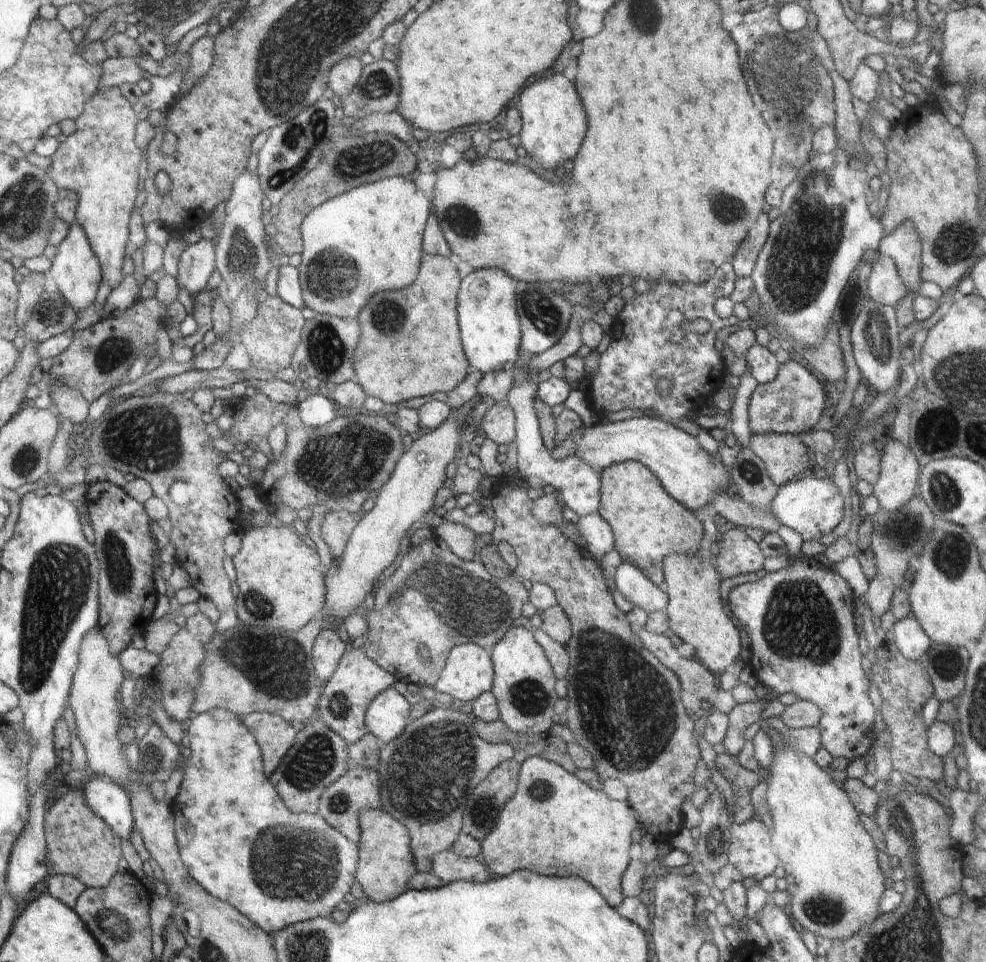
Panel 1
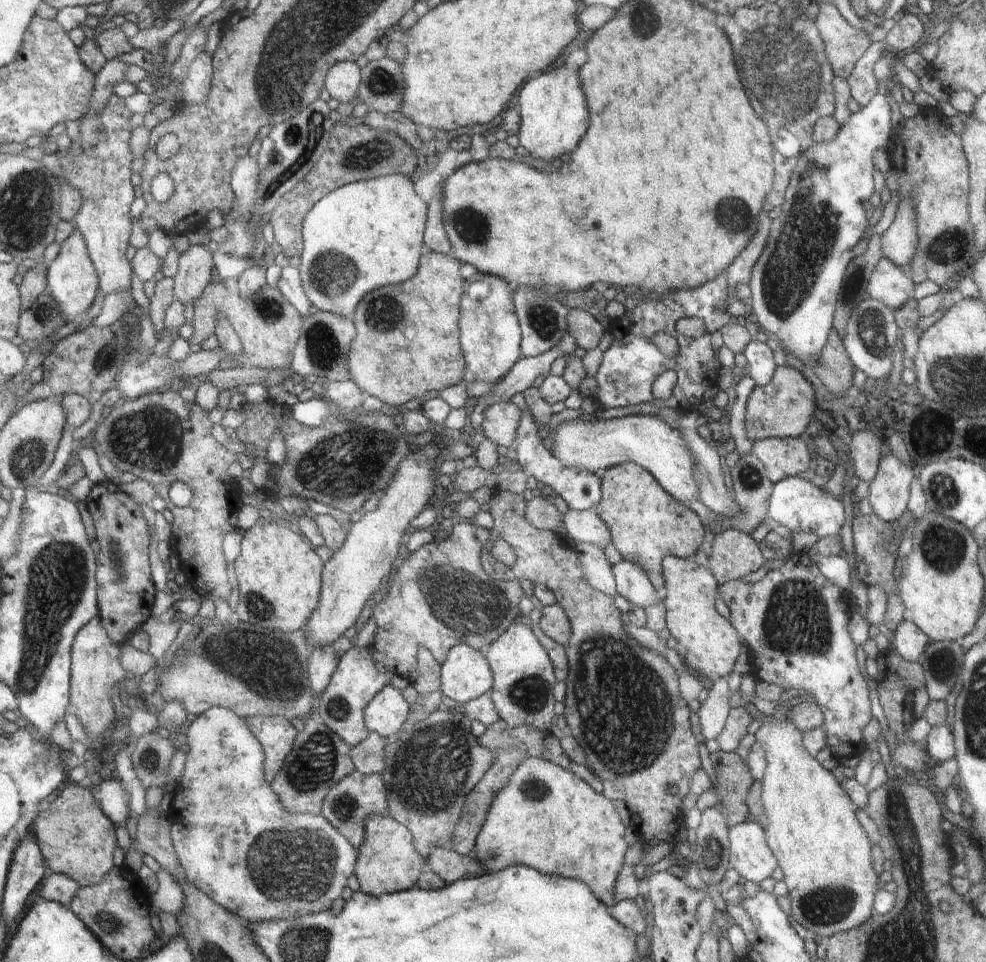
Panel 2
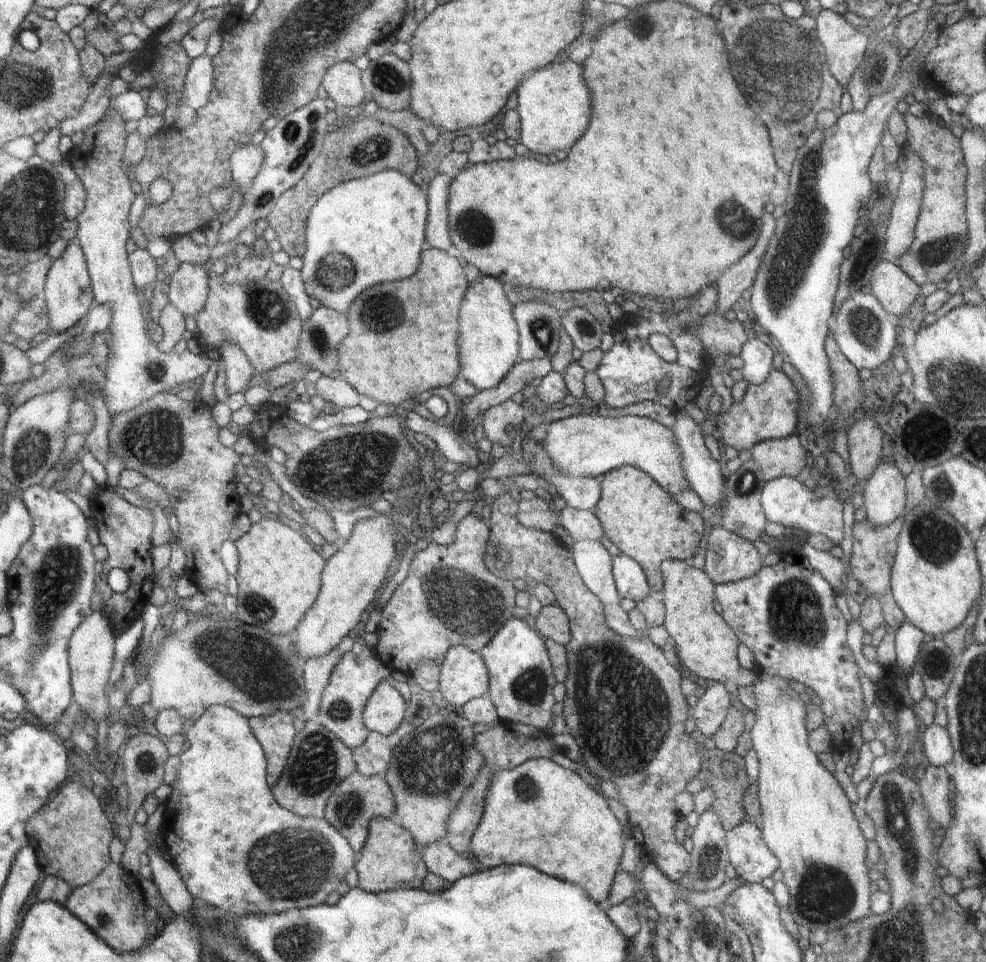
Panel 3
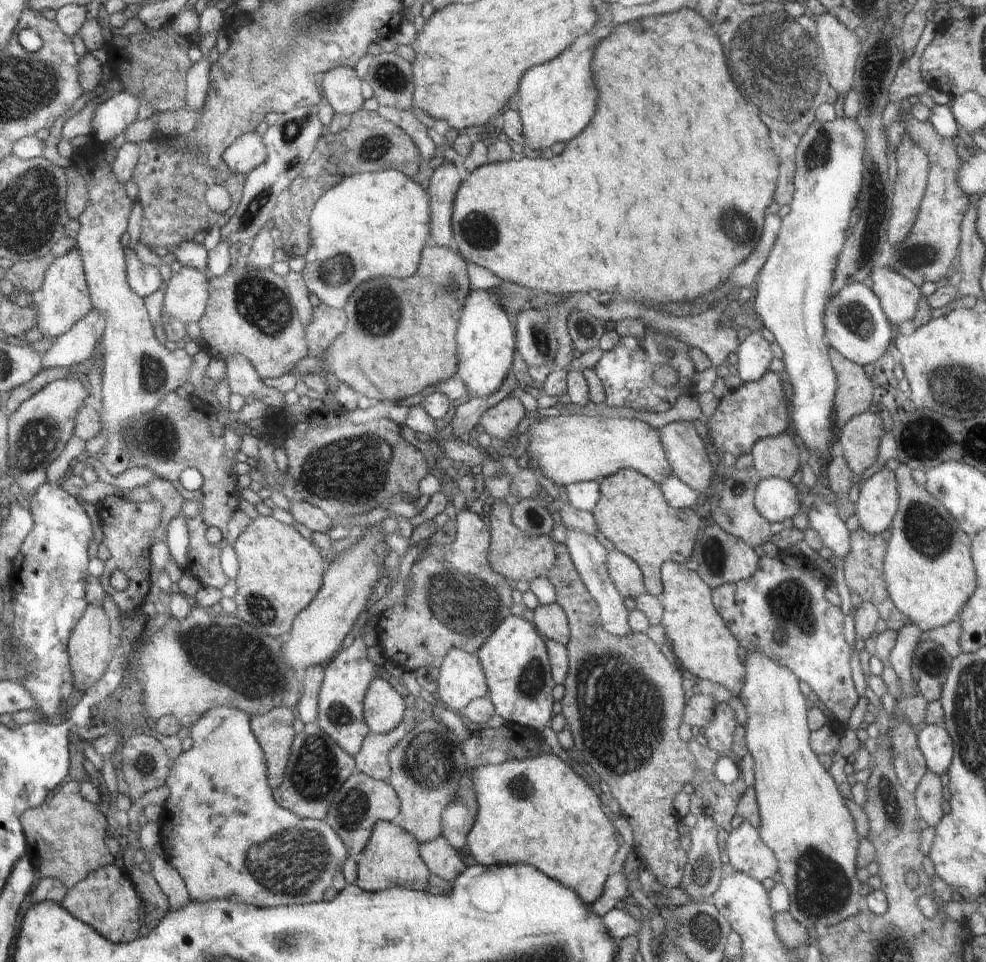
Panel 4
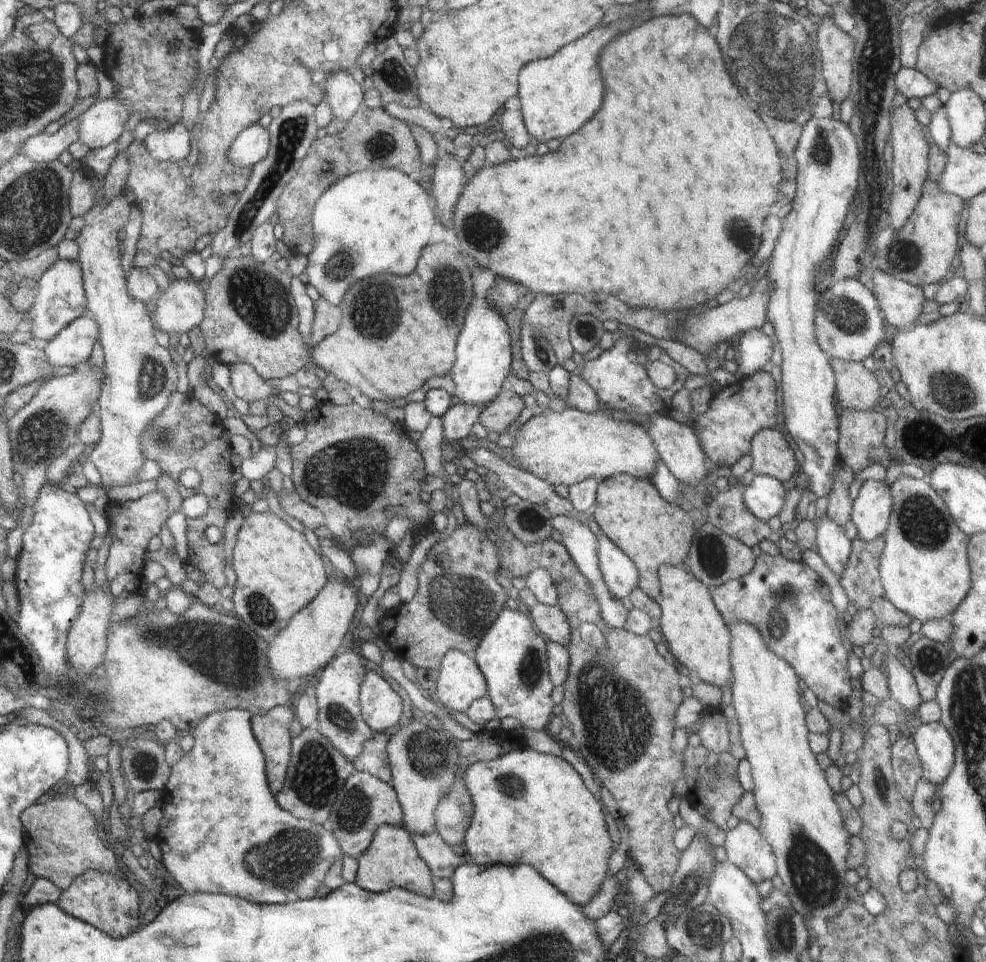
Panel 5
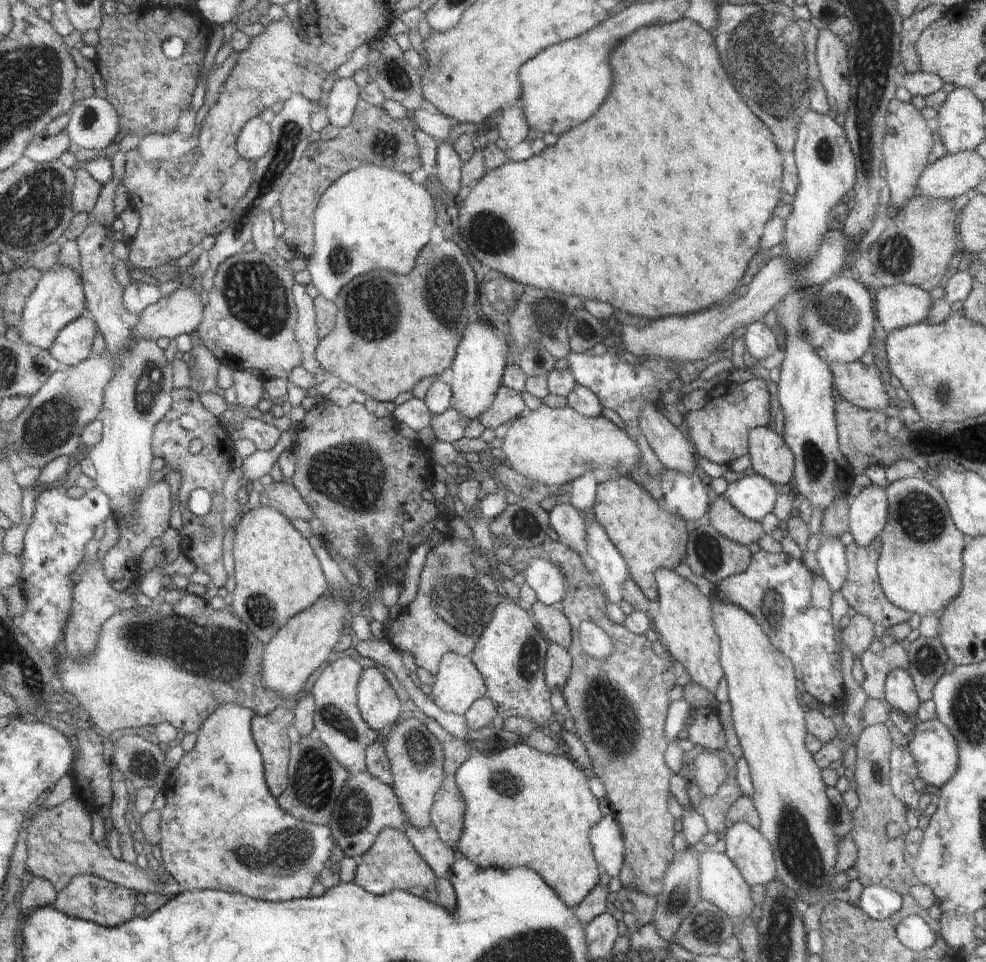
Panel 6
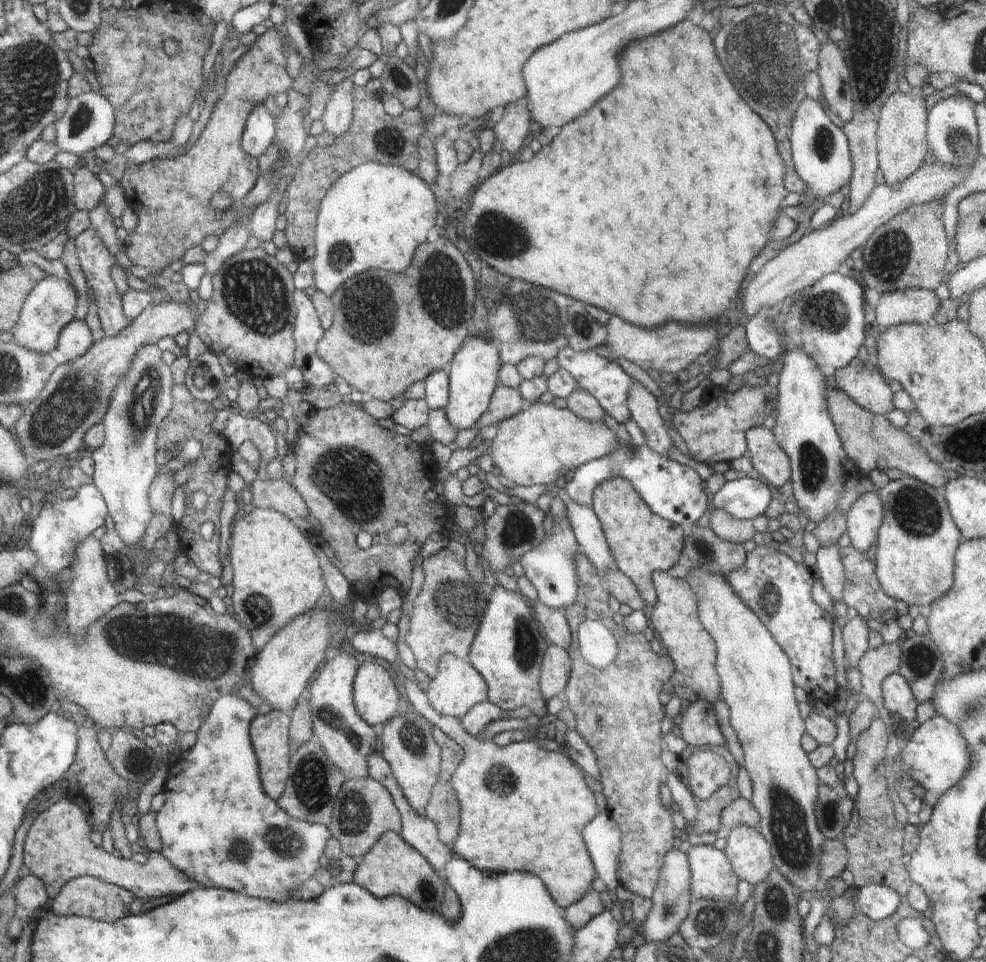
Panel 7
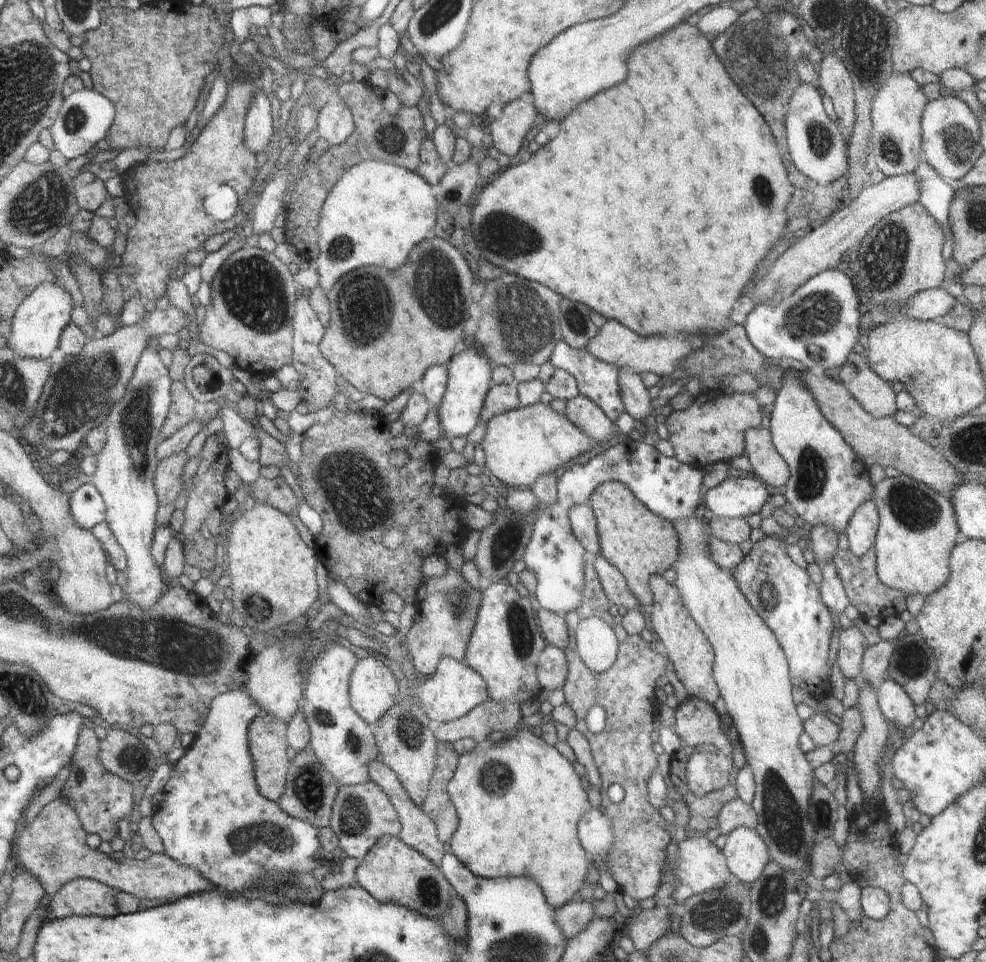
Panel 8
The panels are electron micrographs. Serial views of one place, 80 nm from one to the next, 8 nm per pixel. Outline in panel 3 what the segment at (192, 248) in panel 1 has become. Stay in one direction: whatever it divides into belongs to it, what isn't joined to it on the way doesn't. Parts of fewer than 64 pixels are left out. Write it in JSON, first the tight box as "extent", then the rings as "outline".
{"extent":[170,262,209,316],"outline":[[[181,262],[170,276],[170,303],[177,306],[183,316],[202,310],[209,293],[209,264]]]}

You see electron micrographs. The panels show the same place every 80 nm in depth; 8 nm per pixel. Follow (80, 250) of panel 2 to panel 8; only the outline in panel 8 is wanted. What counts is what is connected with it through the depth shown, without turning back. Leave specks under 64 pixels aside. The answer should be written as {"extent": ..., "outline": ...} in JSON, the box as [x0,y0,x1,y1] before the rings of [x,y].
{"extent":[8,284,72,360],"outline":[[[42,284],[30,298],[28,298],[16,312],[12,324],[11,338],[8,346],[12,346],[24,358],[36,360],[51,360],[52,354],[61,348],[63,343],[64,328],[70,322],[72,300],[70,294],[60,284]]]}

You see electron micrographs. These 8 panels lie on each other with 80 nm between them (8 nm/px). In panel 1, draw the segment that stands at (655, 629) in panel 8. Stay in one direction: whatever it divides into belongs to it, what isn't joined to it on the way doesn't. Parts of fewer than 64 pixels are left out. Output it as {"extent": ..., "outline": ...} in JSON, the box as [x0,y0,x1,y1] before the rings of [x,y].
{"extent":[663,554,740,676],"outline":[[[682,554],[669,555],[663,561],[666,572],[666,594],[668,598],[667,616],[670,633],[678,636],[682,642],[694,648],[693,657],[702,662],[715,676],[724,674],[724,670],[740,654],[740,634],[734,622],[724,614],[720,600],[720,578],[712,562],[698,555],[691,557]]]}

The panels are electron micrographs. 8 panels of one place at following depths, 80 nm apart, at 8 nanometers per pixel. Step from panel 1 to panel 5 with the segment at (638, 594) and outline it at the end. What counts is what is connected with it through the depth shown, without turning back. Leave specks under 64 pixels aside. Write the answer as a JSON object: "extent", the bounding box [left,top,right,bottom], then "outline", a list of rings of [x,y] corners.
{"extent":[597,537,639,598],"outline":[[[603,537],[597,541],[600,570],[606,584],[616,598],[629,596],[639,586],[637,566],[609,538]]]}

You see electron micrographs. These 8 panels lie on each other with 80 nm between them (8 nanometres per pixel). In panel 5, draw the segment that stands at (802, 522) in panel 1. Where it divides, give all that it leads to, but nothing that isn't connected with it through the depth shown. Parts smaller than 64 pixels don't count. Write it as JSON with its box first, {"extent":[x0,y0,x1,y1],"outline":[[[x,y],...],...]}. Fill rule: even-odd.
{"extent":[743,475,850,576],"outline":[[[756,475],[747,487],[743,487],[743,491],[747,509],[760,520],[768,522],[778,516],[784,506],[786,490],[776,477]],[[828,515],[813,521],[817,530],[818,554],[839,576],[849,559],[850,539],[844,534],[844,526],[835,523]]]}

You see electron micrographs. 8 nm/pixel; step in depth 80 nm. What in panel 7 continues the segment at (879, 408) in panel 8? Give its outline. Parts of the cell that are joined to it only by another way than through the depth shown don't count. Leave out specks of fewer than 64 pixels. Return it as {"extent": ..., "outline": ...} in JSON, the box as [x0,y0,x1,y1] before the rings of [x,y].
{"extent":[835,357,892,415],"outline":[[[856,357],[835,372],[838,390],[846,393],[857,405],[877,415],[892,410],[892,392],[882,374],[870,362]]]}

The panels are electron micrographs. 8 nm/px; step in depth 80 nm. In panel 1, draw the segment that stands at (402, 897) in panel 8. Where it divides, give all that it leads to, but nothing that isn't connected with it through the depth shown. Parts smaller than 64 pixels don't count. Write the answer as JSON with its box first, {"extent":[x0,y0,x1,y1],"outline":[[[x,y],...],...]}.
{"extent":[356,809,419,902],"outline":[[[381,809],[364,812],[364,840],[360,840],[358,848],[360,860],[356,880],[364,897],[375,902],[388,902],[408,890],[419,869],[411,850],[411,833],[398,820]]]}

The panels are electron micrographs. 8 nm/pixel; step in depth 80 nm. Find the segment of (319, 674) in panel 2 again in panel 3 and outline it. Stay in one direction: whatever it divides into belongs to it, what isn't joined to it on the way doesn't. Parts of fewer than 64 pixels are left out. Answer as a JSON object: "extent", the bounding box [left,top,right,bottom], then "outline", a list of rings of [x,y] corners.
{"extent":[298,636,354,721],"outline":[[[346,636],[342,638],[340,644],[333,648],[328,654],[310,657],[305,663],[306,697],[298,714],[304,721],[317,719],[321,696],[326,686],[330,682],[330,677],[334,667],[343,654],[346,654],[353,646],[354,639]]]}

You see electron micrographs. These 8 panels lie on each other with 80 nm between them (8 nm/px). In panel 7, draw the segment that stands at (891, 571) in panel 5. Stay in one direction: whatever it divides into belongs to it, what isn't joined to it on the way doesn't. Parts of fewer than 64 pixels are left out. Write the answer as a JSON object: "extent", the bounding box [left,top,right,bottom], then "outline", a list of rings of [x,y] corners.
{"extent":[875,476,960,610],"outline":[[[903,476],[891,480],[878,490],[883,501],[883,524],[877,544],[875,573],[880,587],[888,596],[918,604],[924,610],[947,595],[955,585],[955,552],[960,544],[960,529],[951,516],[944,487],[933,487],[916,477]]]}

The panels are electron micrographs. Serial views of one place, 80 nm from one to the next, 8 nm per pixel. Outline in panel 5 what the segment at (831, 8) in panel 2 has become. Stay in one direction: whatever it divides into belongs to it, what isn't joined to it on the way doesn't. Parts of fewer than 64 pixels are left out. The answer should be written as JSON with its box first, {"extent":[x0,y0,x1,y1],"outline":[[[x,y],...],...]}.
{"extent":[819,17,855,103],"outline":[[[833,17],[823,20],[819,28],[822,76],[832,102],[842,103],[851,94],[852,59],[855,42],[842,31]]]}

